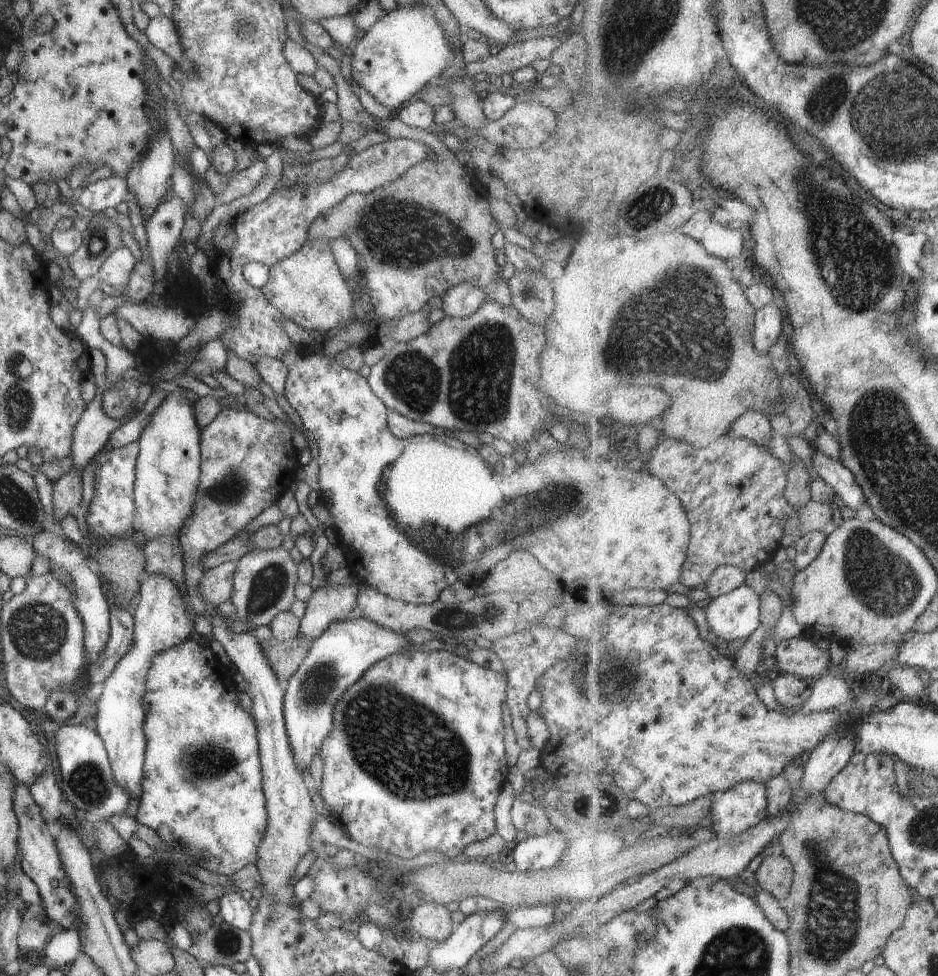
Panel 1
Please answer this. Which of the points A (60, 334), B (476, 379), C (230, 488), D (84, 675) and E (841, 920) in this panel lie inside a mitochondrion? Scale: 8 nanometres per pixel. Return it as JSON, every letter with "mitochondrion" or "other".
{"A":"other","B":"mitochondrion","C":"mitochondrion","D":"other","E":"mitochondrion"}

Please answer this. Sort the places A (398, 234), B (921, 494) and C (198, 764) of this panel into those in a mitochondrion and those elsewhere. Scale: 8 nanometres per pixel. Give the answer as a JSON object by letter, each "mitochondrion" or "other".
{"A":"mitochondrion","B":"mitochondrion","C":"mitochondrion"}

